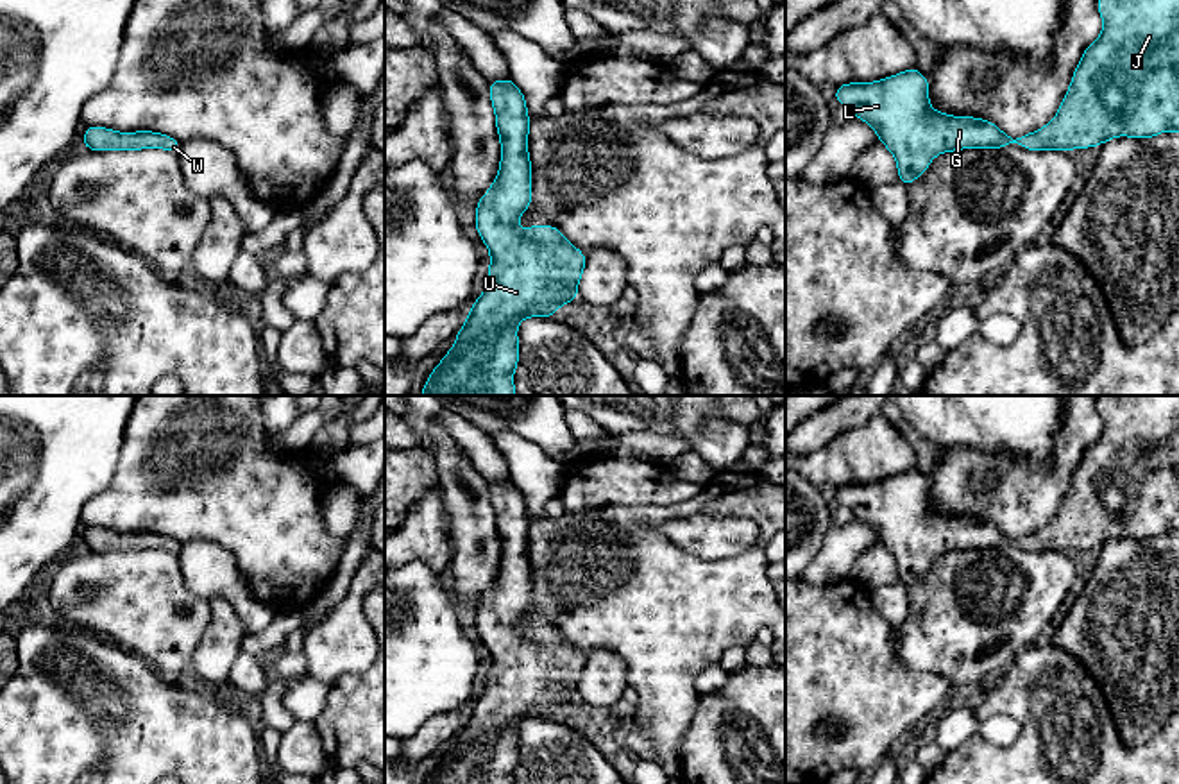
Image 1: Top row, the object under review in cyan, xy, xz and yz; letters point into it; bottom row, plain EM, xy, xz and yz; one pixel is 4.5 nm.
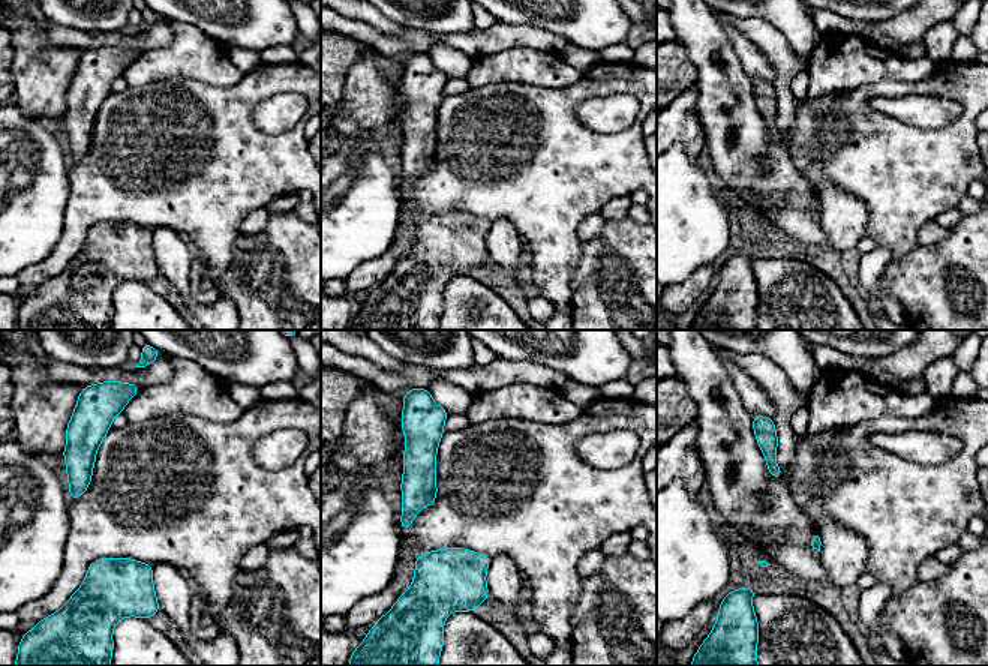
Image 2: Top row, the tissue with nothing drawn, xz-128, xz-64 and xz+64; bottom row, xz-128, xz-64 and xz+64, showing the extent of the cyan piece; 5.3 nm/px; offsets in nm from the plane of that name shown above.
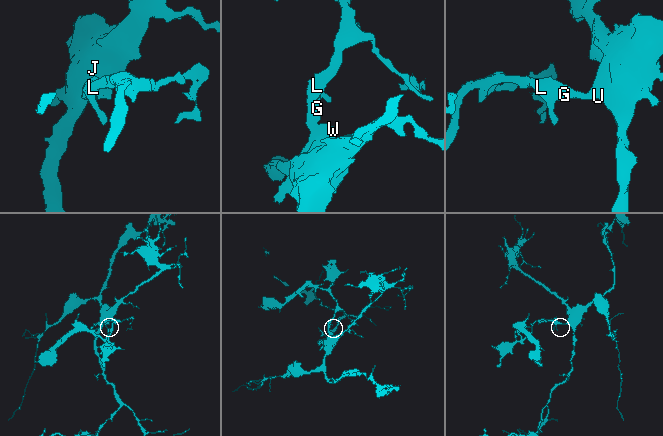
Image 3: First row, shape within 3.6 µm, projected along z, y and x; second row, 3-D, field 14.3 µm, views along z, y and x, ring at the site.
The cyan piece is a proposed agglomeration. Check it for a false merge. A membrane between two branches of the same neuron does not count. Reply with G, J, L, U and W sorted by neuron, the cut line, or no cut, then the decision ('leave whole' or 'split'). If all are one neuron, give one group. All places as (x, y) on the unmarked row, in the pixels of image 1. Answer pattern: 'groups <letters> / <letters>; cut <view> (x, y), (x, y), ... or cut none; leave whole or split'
groups G J L U W; cut none; leave whole

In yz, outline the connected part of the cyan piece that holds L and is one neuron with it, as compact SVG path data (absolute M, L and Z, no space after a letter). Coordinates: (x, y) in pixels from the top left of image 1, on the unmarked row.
M1100 396L1097 408L1104 421L1102 435L1084 451L1054 521L1036 533L1011 539L988 521L950 517L932 510L929 505L930 483L916 467L877 483L837 487L835 503L848 507L853 517L875 530L880 544L895 557L898 580L905 587L927 573L934 557L961 550L1002 550L1018 544L1029 551L1075 551L1102 546L1116 537L1154 539L1165 532L1179 533L1179 396Z

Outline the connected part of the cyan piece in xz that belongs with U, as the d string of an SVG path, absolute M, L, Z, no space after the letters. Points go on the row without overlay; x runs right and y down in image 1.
M512 480L488 485L501 541L499 575L476 607L476 630L490 652L485 693L469 711L456 745L433 770L426 784L513 784L519 764L517 727L526 718L553 718L578 696L585 655L571 646L555 626L519 630L519 618L531 605L531 564L528 555L530 519L526 499Z

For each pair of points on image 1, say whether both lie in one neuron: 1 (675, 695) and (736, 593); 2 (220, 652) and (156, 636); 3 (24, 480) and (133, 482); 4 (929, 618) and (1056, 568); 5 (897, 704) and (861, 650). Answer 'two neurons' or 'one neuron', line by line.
1: one neuron
2: two neurons
3: two neurons
4: one neuron
5: one neuron

